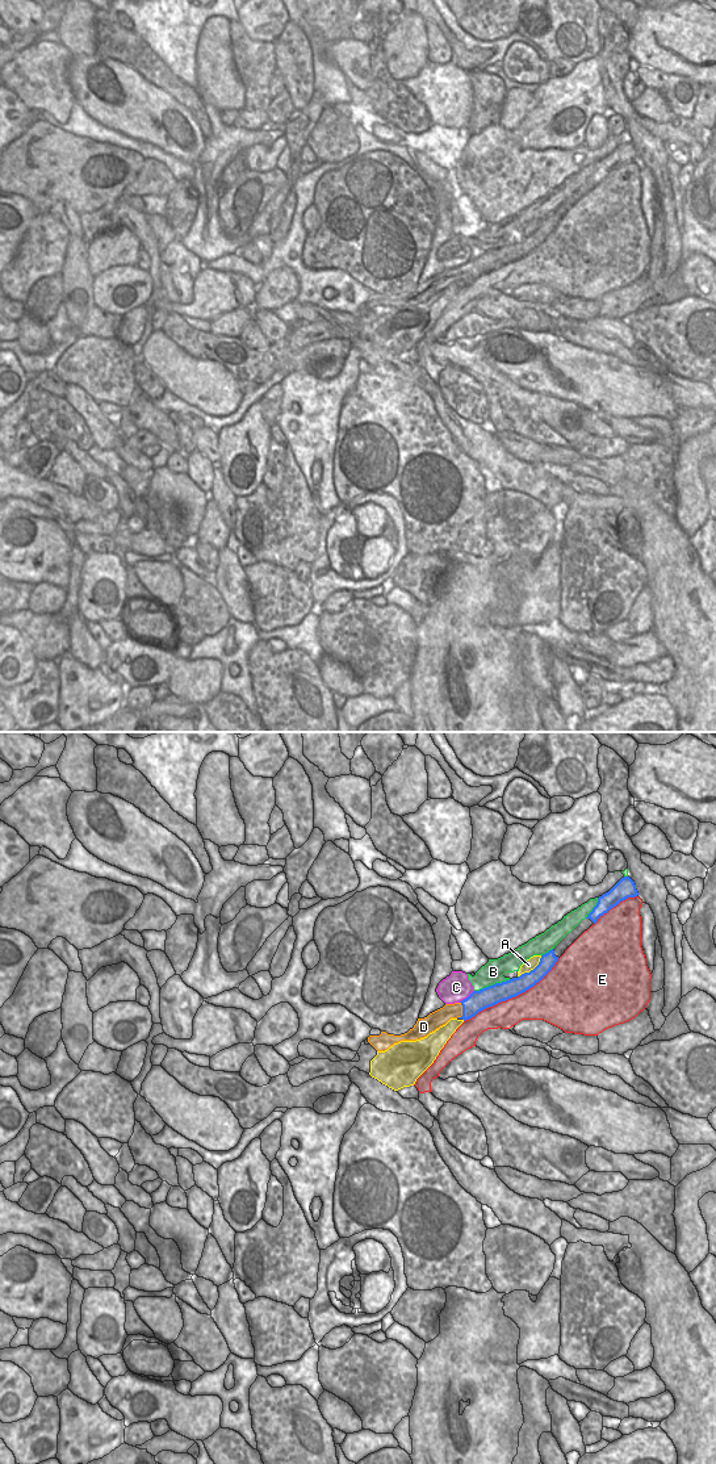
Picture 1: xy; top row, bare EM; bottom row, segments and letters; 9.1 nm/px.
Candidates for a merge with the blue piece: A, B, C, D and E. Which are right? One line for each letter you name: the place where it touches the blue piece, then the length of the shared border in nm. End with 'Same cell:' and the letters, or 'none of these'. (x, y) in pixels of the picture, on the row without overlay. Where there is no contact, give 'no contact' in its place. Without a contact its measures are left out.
Same cell: none of these

